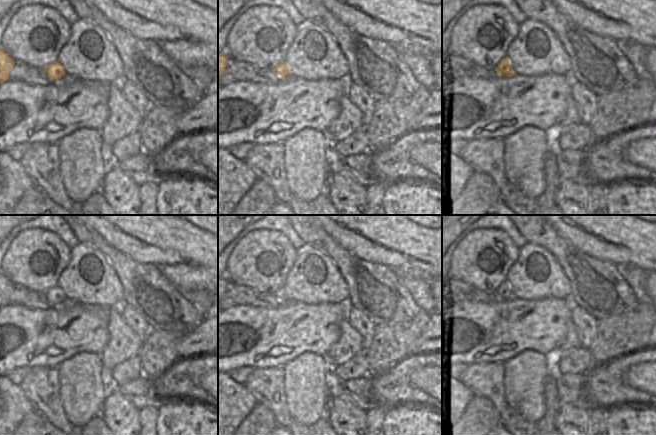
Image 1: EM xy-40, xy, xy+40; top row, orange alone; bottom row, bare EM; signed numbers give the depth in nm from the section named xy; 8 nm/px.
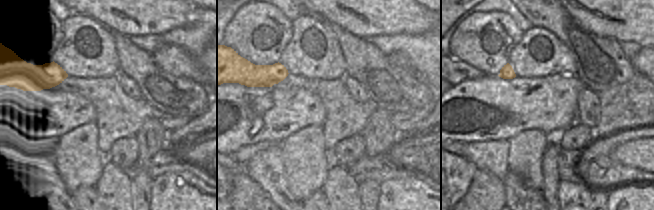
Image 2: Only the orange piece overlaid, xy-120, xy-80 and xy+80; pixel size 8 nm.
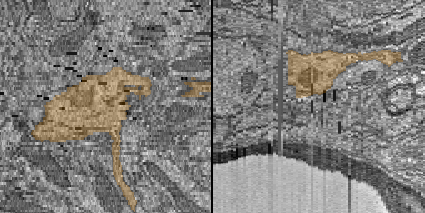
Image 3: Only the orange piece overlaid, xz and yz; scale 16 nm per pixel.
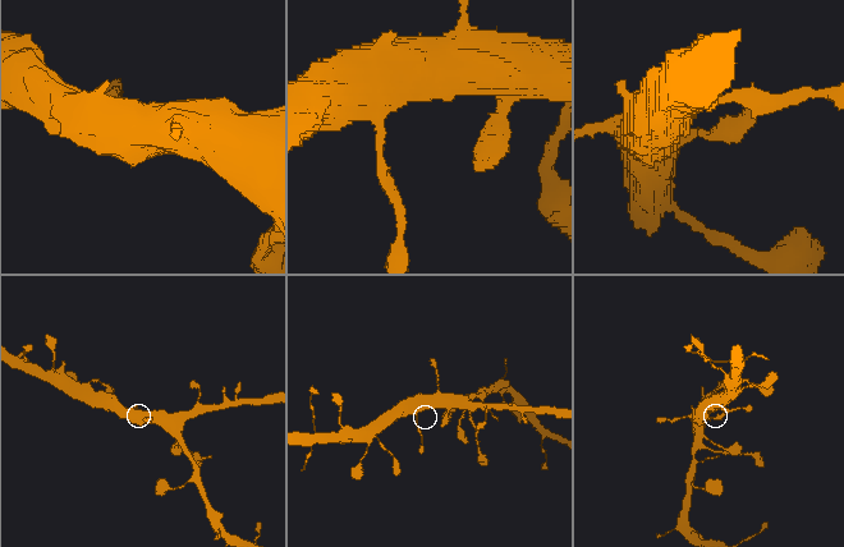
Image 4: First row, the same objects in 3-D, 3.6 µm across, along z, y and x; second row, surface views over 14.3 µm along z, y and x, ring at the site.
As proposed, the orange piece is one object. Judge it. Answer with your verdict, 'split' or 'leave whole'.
leave whole

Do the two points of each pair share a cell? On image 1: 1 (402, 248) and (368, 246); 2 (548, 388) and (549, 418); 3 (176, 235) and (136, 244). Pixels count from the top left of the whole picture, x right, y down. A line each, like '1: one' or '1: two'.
1: one
2: one
3: one

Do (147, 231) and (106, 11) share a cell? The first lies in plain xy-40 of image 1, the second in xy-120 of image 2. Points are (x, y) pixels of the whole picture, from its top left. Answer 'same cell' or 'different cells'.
same cell

